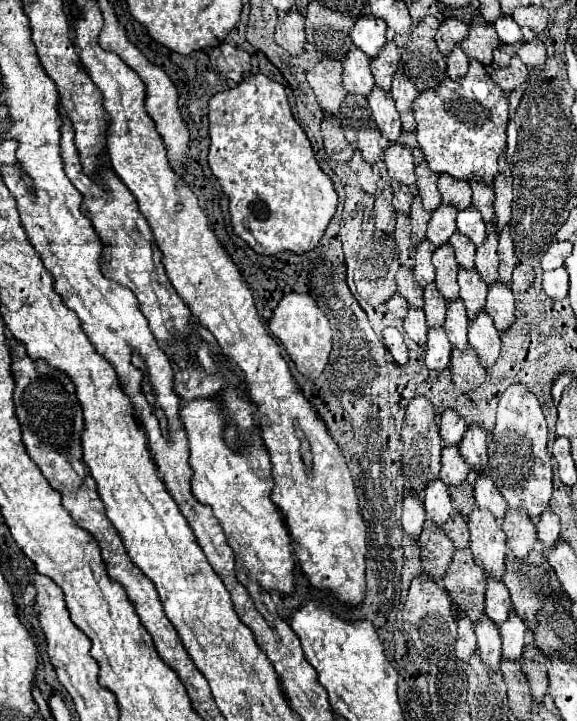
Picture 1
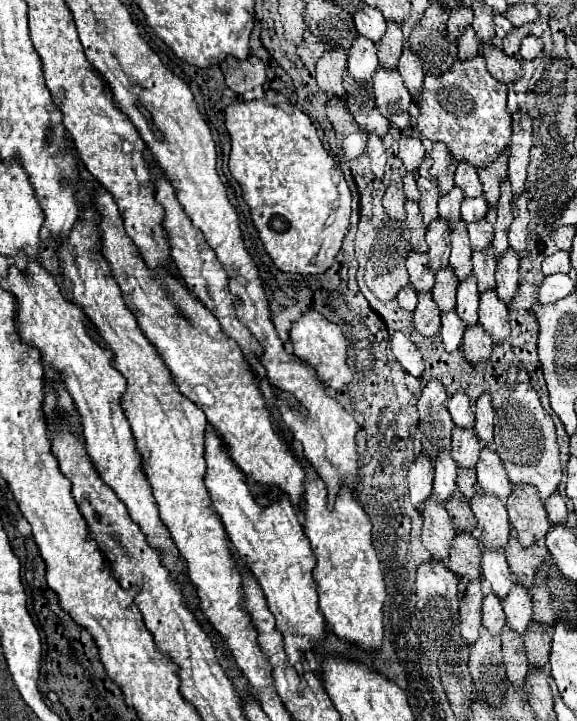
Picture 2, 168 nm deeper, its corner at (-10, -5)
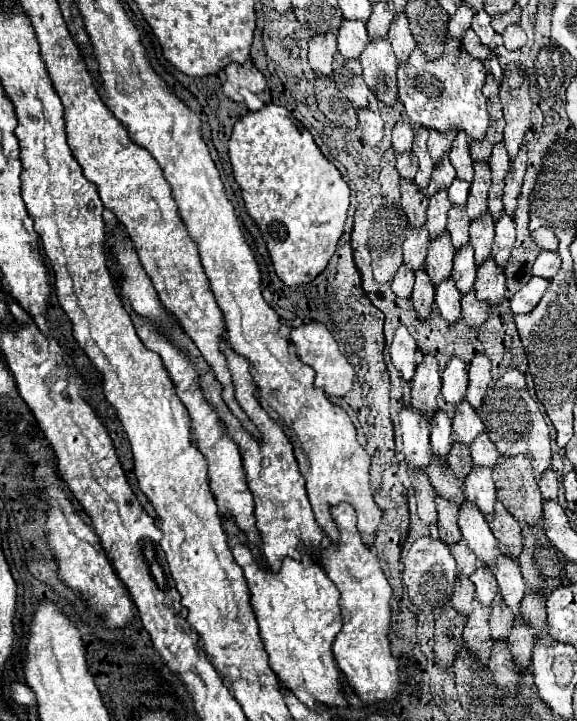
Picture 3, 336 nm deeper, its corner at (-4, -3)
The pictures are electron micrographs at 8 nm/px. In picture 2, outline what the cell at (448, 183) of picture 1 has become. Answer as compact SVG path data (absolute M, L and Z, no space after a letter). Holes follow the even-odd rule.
M460 162L454 182L456 182L456 186L460 186L464 190L464 196L482 196L482 184L480 184L476 168L472 164Z

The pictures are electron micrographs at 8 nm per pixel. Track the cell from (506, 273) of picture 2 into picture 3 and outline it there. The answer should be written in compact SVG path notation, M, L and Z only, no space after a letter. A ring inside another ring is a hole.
M502 212L500 220L496 222L496 238L494 238L494 244L492 244L492 258L500 268L504 268L504 264L508 262L514 240L516 240L514 222L506 212Z

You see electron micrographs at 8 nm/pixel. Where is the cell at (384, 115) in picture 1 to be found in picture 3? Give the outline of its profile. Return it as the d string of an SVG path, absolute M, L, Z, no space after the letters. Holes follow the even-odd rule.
M388 38L370 40L360 56L360 64L364 70L364 82L370 92L384 102L386 106L394 106L398 102L398 86L396 86L396 70L398 62L390 48Z

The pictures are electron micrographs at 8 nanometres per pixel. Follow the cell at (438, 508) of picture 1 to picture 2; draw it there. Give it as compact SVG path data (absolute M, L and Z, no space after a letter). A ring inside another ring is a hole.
M444 450L436 460L434 460L434 496L440 500L440 504L446 504L450 494L456 490L456 472L458 464L452 462L450 450Z

